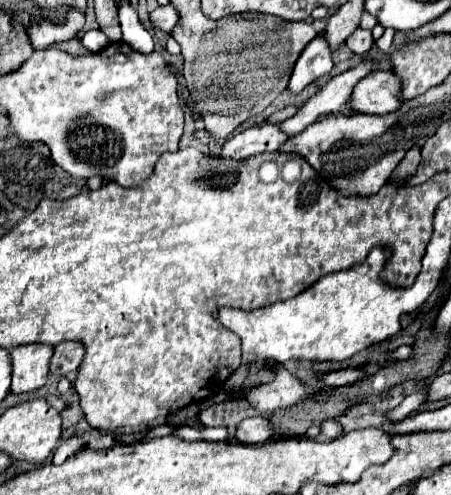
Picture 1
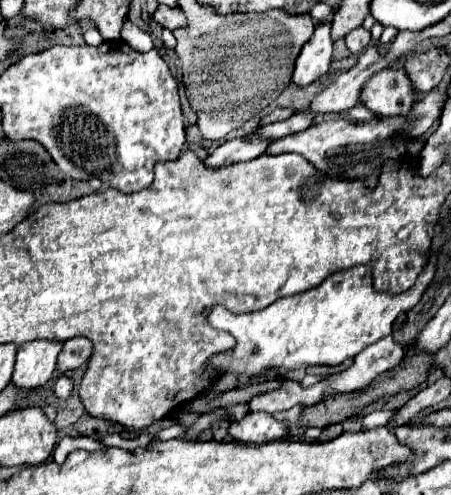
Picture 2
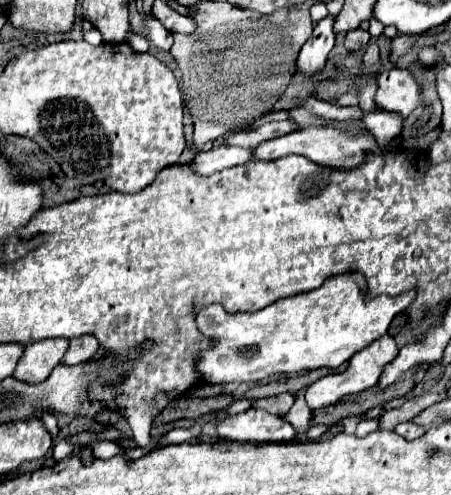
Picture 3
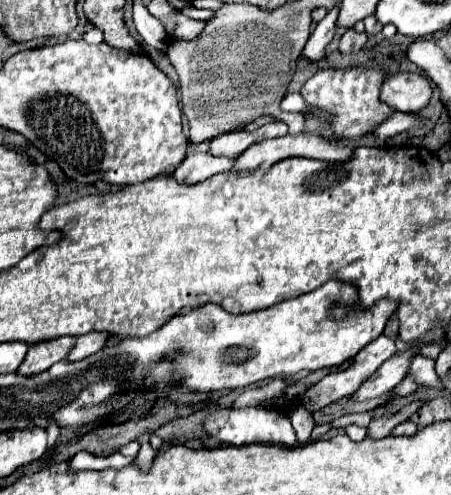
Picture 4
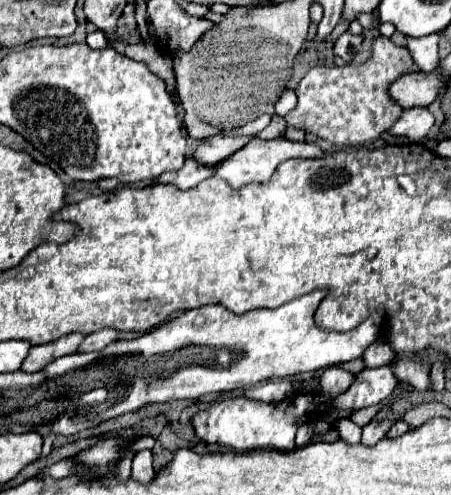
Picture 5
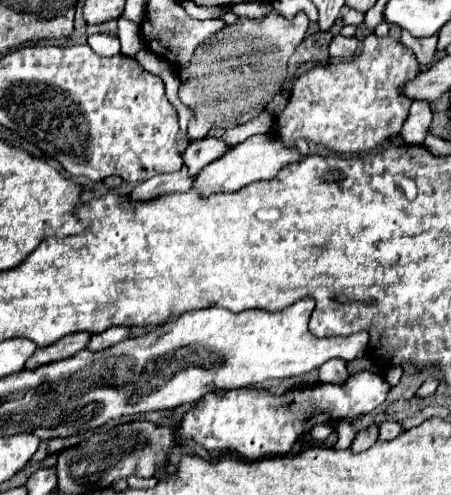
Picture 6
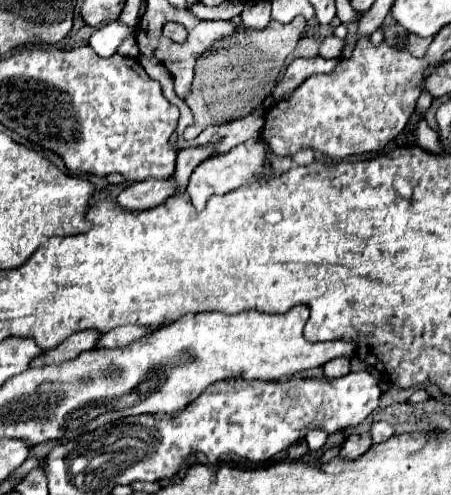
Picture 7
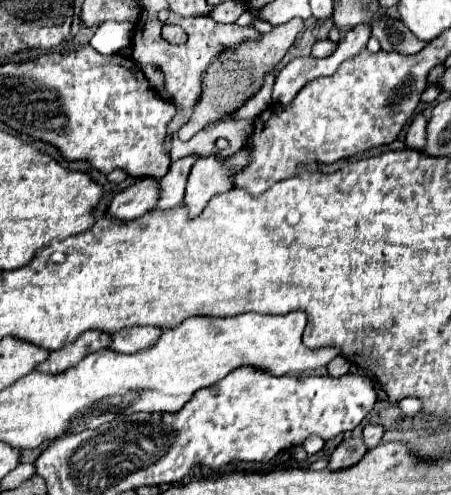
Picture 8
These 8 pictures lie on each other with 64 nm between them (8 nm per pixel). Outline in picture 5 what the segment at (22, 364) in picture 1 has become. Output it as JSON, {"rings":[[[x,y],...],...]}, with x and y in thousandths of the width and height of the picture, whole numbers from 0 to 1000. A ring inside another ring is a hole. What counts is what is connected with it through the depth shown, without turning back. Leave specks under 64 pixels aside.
{"rings":[[[169,671],[169,675],[151,675],[151,679],[137,679],[133,687],[115,687],[106,695],[84,695],[84,699],[71,699],[58,727],[49,731],[49,747],[53,752],[84,752],[93,747],[102,735],[120,731],[124,723],[137,723],[137,719],[151,719],[151,715],[164,715],[173,707],[182,691],[182,679]]]}

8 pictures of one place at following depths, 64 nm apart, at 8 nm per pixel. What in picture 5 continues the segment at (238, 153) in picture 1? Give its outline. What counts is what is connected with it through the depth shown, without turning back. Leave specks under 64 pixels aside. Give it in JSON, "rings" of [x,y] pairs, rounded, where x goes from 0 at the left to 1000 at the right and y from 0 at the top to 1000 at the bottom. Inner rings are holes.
{"rings":[[[412,319],[408,335],[399,343],[364,347],[355,360],[346,360],[341,372],[381,372],[381,376],[395,376],[404,384],[417,384],[417,380],[443,372],[448,364],[466,360],[470,339],[479,339],[479,335],[475,331],[448,331],[435,319]]]}

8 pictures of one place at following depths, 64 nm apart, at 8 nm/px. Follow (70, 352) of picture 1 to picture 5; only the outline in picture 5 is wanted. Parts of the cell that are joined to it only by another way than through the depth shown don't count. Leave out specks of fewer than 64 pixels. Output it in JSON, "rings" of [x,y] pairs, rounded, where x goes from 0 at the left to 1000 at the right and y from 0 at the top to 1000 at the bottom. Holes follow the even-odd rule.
{"rings":[[[231,663],[231,667],[222,667],[222,671],[195,675],[195,679],[186,679],[186,687],[182,687],[173,711],[182,715],[182,711],[213,711],[213,707],[226,707],[226,703],[235,703],[244,691],[253,691],[257,679],[262,679],[262,671],[248,667],[248,663]]]}

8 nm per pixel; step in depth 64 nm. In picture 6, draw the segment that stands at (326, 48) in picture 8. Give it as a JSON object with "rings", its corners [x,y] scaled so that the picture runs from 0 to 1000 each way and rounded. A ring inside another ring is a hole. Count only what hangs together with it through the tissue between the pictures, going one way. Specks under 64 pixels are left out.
{"rings":[[[741,73],[736,89],[732,89],[732,113],[745,121],[776,121],[789,109],[794,97],[794,81],[767,77],[767,73]]]}

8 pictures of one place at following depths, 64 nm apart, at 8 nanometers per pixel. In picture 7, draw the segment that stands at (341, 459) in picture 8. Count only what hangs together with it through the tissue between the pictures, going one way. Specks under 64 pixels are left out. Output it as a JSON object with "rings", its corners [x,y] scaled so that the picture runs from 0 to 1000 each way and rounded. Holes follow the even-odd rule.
{"rings":[[[820,873],[798,877],[798,881],[772,881],[767,893],[763,893],[763,901],[758,901],[754,921],[772,925],[772,929],[785,929],[785,925],[803,921],[820,901],[825,901],[825,881],[820,881]]]}

